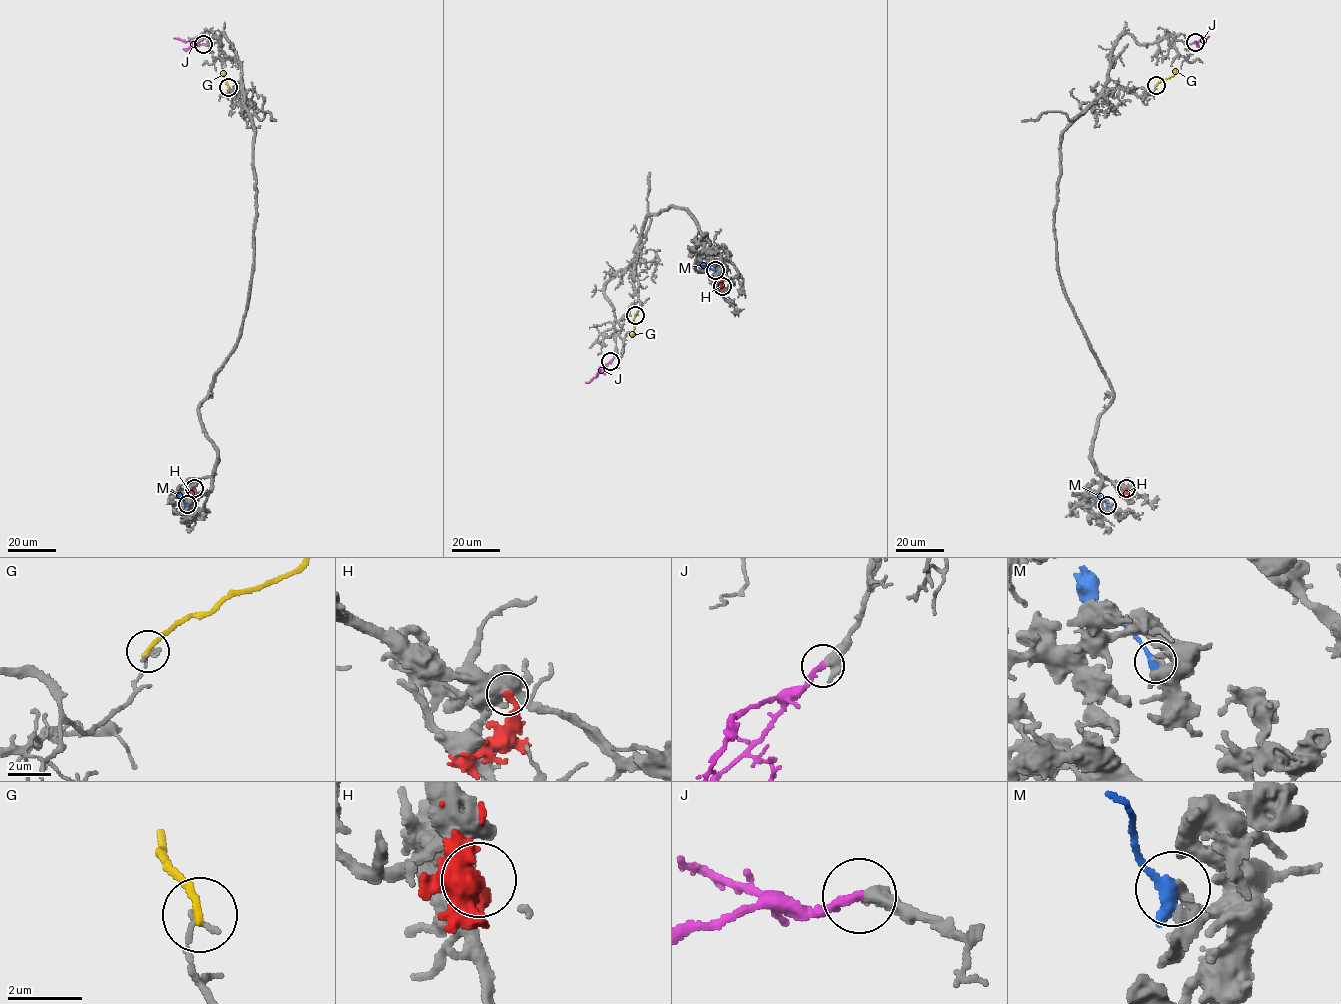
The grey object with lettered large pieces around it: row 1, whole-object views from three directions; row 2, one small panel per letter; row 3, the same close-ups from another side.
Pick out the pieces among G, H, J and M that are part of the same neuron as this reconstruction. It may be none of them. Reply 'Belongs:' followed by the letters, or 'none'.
Belongs: J

